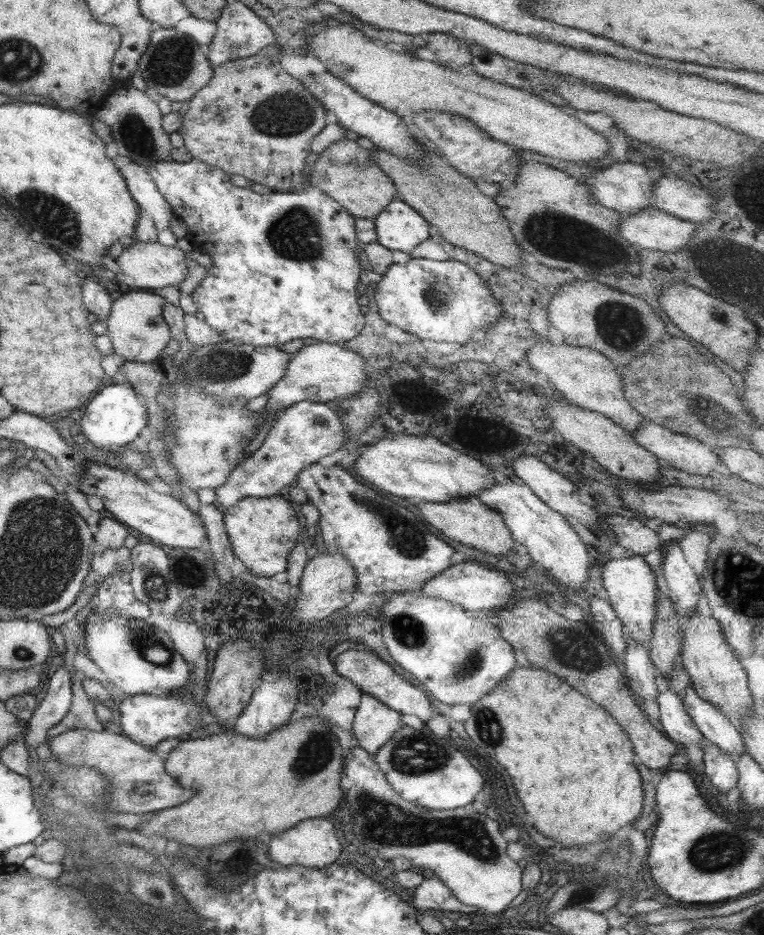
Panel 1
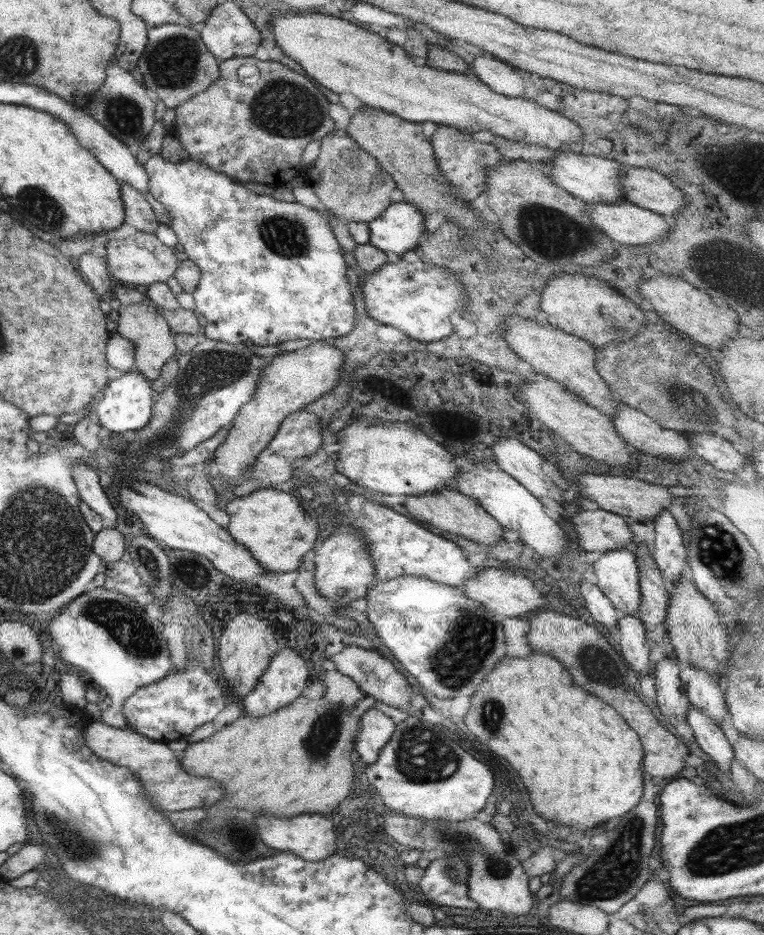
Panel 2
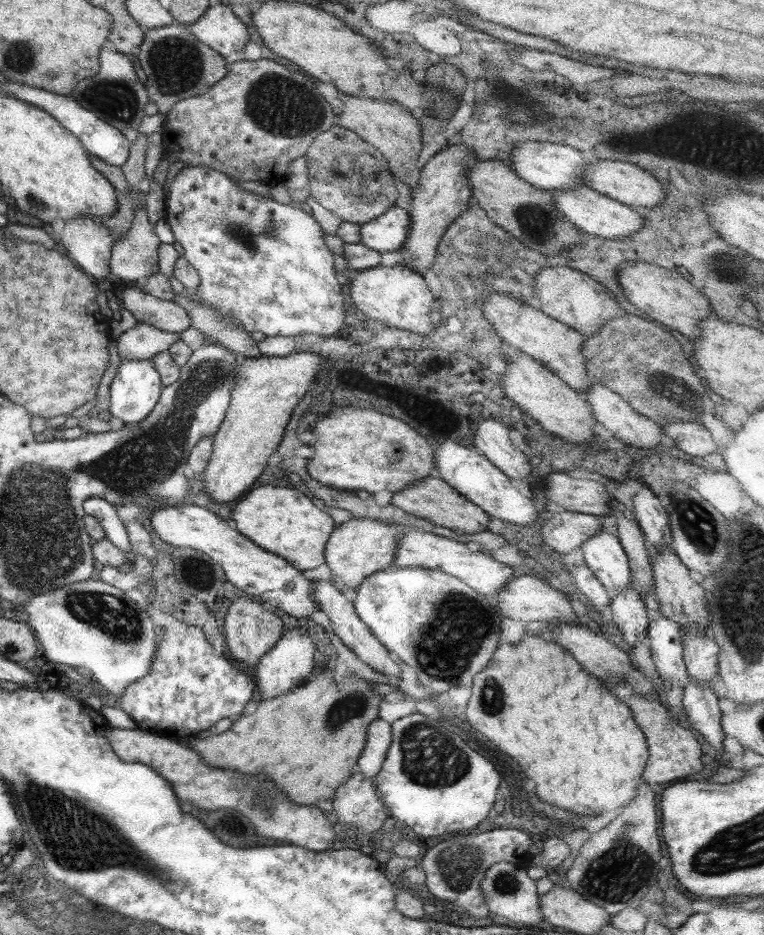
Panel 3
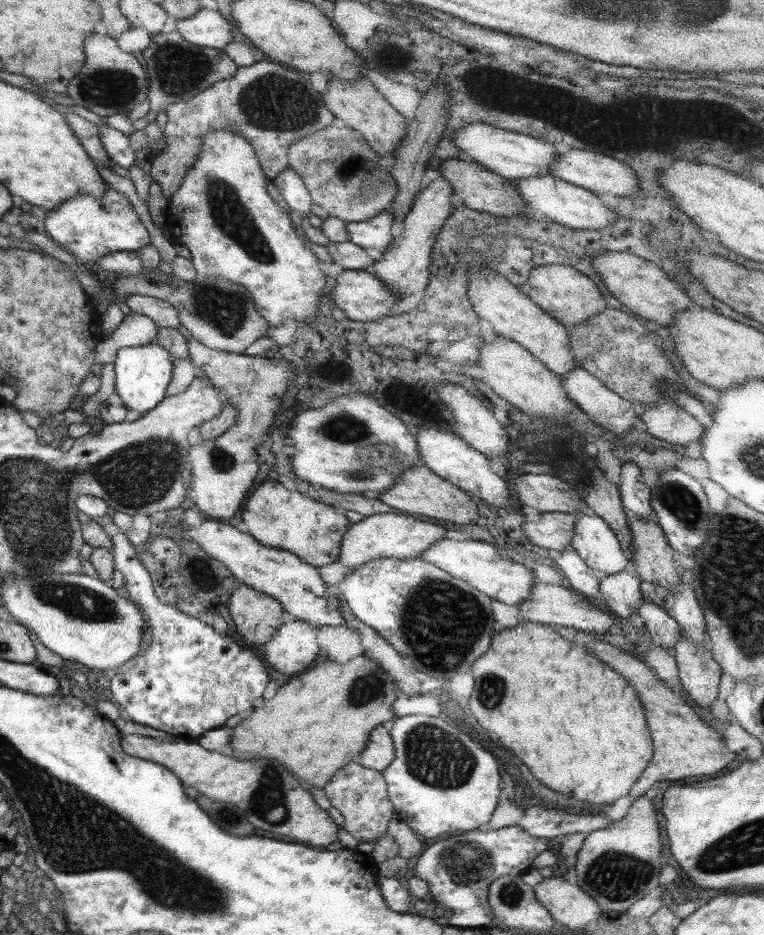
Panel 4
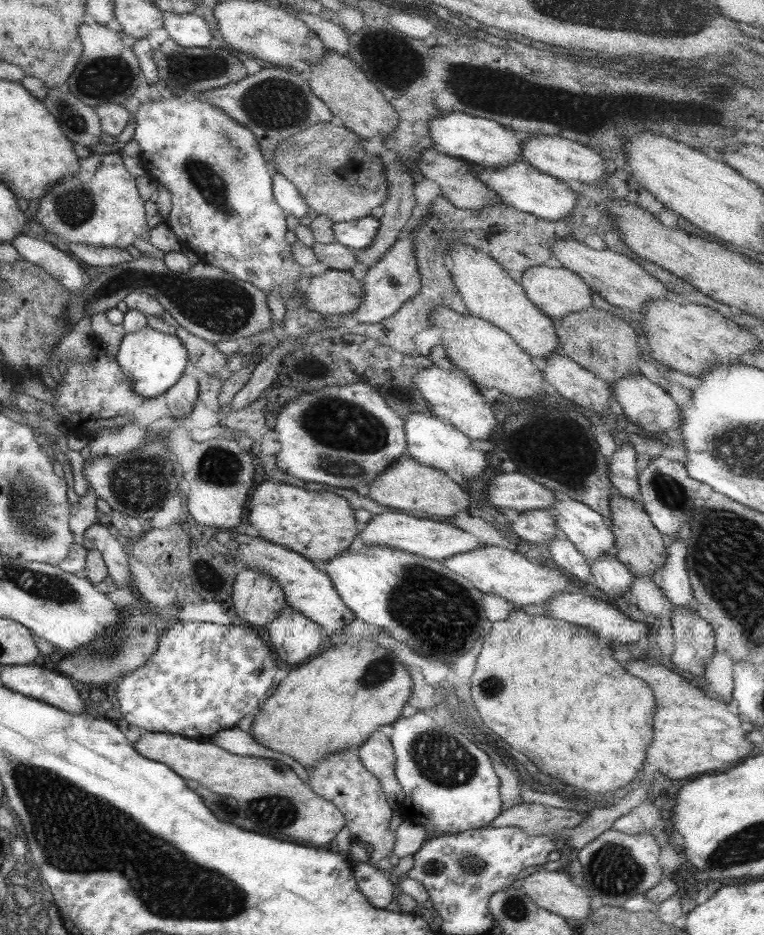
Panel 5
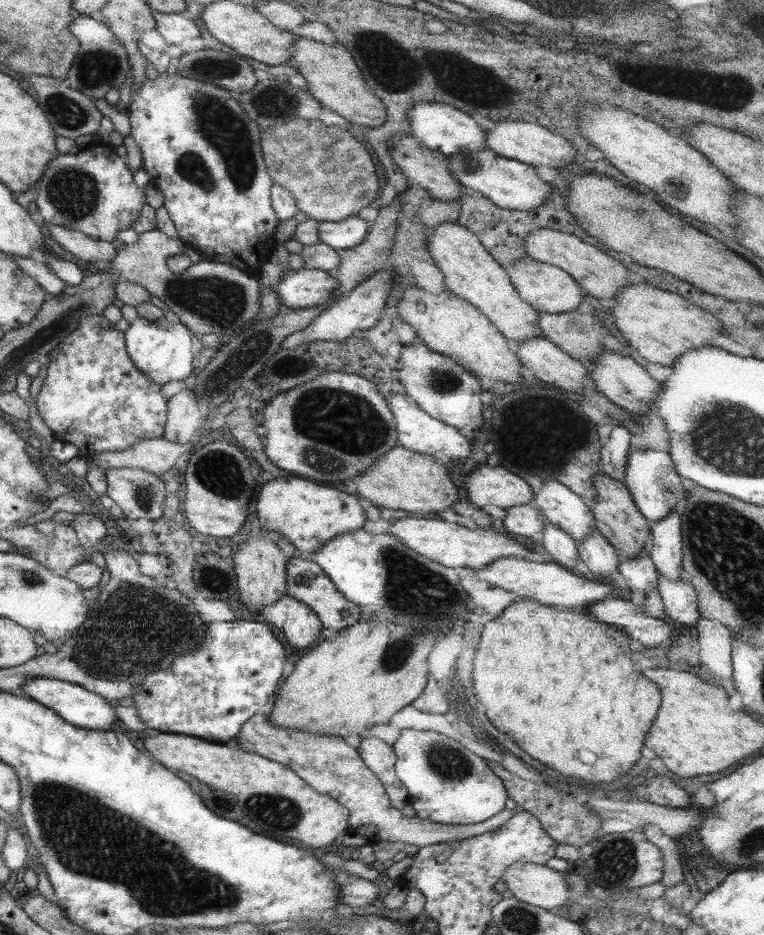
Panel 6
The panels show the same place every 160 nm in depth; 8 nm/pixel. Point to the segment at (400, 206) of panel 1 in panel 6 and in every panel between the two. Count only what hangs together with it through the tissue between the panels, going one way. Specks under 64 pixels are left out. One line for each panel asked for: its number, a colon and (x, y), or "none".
2: (397, 229)
3: (386, 233)
4: (377, 232)
5: (358, 234)
6: (346, 234)

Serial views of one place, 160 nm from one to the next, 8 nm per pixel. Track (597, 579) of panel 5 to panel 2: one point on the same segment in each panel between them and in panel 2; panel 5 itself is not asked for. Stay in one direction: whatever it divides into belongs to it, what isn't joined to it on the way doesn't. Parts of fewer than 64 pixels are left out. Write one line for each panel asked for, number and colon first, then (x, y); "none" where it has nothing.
2: (631, 635)
3: (627, 608)
4: (621, 592)

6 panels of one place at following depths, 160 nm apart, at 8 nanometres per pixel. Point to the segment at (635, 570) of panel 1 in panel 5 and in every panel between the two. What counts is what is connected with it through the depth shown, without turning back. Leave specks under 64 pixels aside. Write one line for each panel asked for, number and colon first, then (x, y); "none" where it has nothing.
2: (616, 571)
3: (604, 556)
4: (593, 541)
5: (587, 531)

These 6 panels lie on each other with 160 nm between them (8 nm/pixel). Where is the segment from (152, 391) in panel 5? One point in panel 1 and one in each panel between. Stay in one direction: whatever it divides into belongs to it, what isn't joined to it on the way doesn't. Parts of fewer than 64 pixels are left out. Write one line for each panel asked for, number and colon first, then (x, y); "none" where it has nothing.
1: (113, 417)
2: (126, 403)
3: (134, 390)
4: (142, 373)

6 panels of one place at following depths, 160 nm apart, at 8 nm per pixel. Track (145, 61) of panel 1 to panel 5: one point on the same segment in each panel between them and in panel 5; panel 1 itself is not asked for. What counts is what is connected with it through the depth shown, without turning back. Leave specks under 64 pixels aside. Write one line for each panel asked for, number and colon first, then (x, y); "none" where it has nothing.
2: (175, 65)
3: (174, 65)
4: (175, 72)
5: (191, 70)

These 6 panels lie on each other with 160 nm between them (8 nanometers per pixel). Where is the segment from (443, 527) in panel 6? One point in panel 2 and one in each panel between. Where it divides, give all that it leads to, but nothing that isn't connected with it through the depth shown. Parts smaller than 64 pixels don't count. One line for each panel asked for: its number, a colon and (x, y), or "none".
2: (342, 573)
3: (355, 549)
4: (385, 535)
5: (435, 540)

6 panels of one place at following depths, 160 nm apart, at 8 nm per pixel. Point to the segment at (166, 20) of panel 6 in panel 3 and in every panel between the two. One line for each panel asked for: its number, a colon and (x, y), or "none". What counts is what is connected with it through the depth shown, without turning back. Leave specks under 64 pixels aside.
3: (219, 28)
4: (207, 28)
5: (187, 30)

